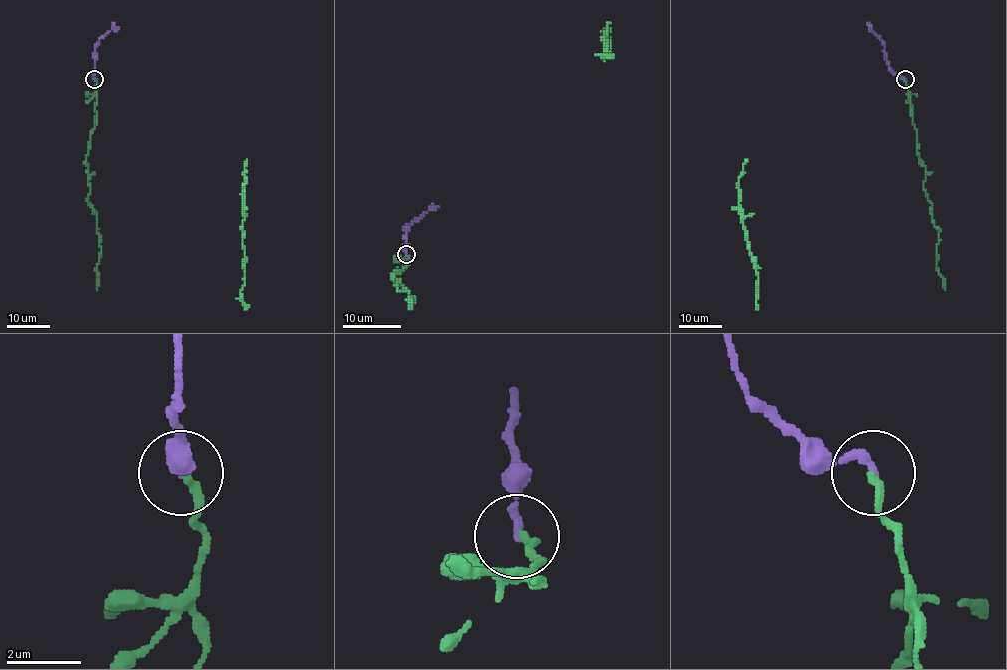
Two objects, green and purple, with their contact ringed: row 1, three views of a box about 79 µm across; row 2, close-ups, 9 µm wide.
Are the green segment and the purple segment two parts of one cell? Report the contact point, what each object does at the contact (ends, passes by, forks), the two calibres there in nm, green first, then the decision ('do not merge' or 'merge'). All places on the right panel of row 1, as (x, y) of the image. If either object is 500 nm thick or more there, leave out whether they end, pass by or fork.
at (905, 79); green ends there; purple ends there; 200 nm thick on the green side, 240 nm on the other; merge

